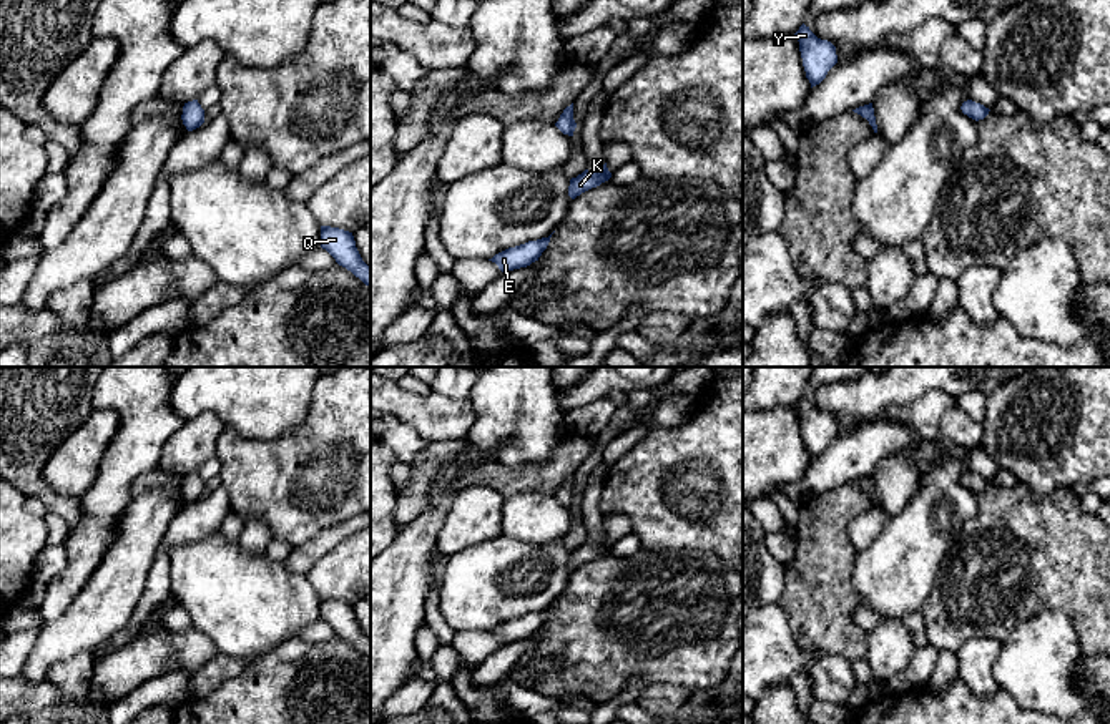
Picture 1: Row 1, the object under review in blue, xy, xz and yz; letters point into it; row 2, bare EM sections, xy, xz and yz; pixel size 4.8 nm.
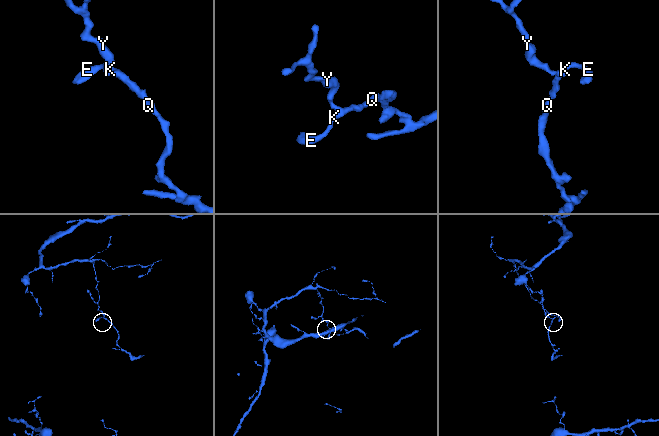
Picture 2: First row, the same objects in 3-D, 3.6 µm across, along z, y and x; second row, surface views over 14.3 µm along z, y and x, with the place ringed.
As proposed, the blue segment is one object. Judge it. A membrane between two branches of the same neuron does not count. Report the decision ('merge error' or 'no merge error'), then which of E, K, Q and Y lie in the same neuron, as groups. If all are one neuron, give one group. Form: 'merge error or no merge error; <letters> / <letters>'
no merge error; E K Q Y

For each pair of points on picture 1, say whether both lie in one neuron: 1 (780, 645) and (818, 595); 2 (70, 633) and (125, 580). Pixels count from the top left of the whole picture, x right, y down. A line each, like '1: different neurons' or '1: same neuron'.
1: different neurons
2: same neuron

